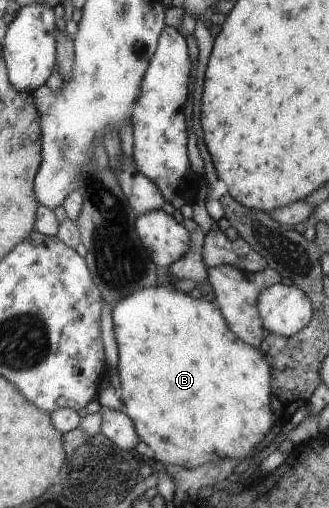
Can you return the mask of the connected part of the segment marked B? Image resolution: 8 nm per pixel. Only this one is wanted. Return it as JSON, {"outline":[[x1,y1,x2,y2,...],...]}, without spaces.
{"outline":[[157,285,156,287,144,287,132,291,132,295,126,295,118,299,111,307,112,329,117,343,117,371,120,378,120,397,122,411,131,419,134,429,141,441,146,443,150,457,160,461,164,465,173,465,190,469,204,465,205,463,216,463,220,459,234,459,242,461,242,457,250,455,254,447,266,437,274,419,270,411,270,367,266,365,266,359,262,359,259,348,250,347,244,341,232,333,216,305,201,298,192,299,187,294,176,291,170,285]]}

